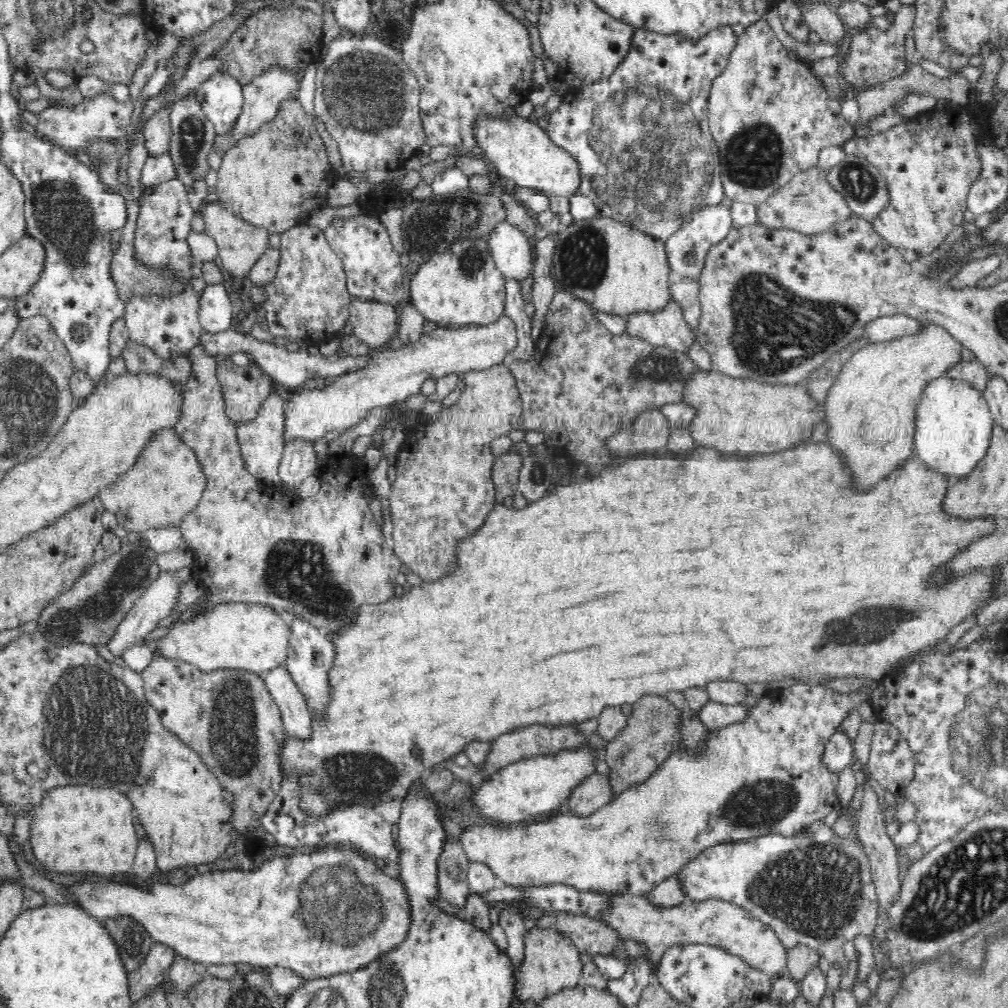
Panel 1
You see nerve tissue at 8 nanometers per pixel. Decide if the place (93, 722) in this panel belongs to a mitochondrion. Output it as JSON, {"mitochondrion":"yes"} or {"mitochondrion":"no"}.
{"mitochondrion":"yes"}

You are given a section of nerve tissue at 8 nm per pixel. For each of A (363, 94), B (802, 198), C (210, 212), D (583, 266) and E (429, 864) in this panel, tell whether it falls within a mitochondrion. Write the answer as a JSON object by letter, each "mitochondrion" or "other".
{"A":"mitochondrion","B":"mitochondrion","C":"other","D":"mitochondrion","E":"other"}

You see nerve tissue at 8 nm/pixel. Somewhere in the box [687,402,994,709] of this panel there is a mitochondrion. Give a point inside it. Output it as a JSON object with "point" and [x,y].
{"point":[869,625]}

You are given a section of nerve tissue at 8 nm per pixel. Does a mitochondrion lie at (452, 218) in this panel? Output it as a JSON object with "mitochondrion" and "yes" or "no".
{"mitochondrion":"yes"}

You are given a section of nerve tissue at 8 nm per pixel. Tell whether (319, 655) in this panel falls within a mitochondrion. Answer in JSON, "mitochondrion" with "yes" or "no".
{"mitochondrion":"yes"}

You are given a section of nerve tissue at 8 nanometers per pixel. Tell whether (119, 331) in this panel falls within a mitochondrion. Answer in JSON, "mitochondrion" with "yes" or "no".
{"mitochondrion":"no"}

